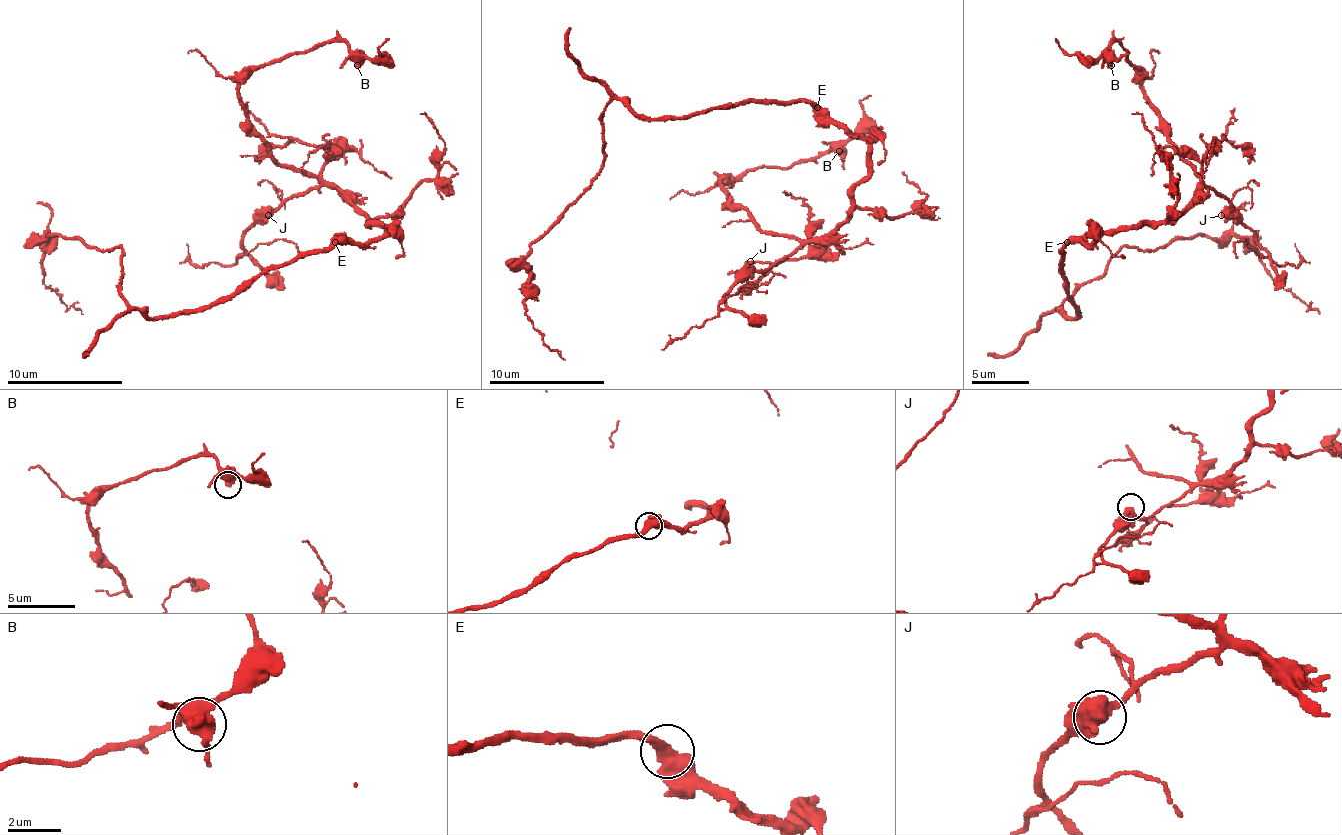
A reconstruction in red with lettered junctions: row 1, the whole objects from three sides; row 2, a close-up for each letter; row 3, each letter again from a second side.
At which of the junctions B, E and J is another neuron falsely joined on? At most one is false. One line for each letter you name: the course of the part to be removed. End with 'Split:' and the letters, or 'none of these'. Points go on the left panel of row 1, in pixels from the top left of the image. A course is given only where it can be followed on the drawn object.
Split: none of these

